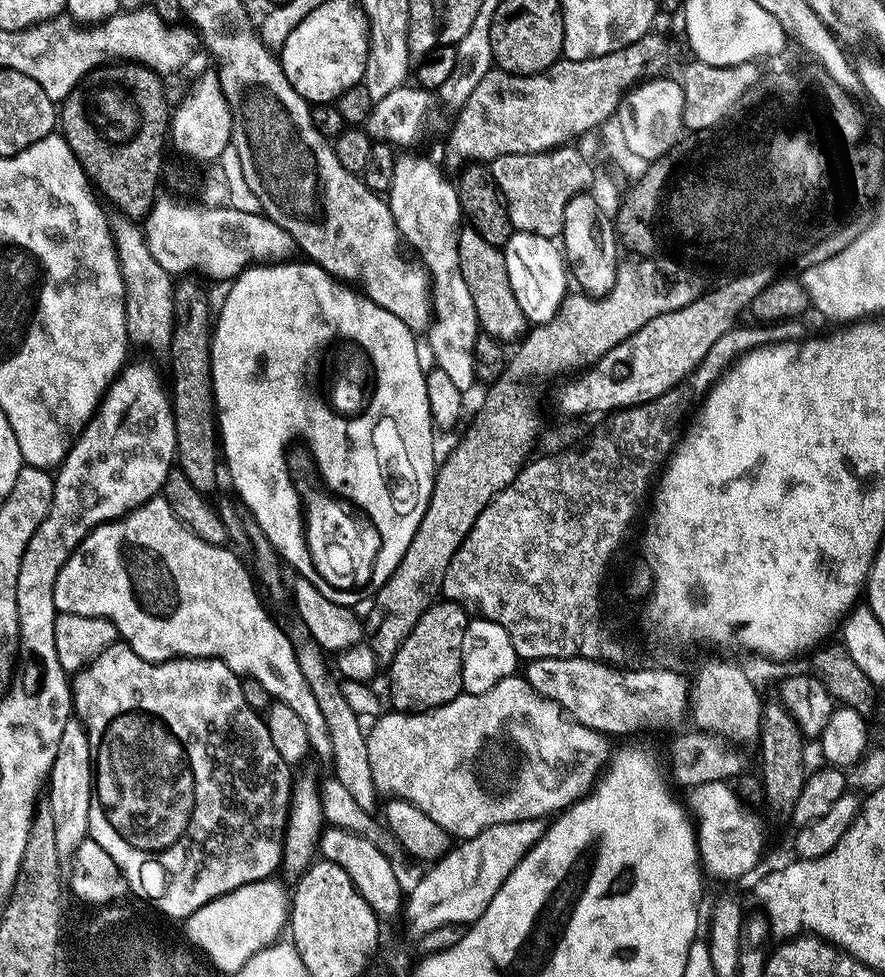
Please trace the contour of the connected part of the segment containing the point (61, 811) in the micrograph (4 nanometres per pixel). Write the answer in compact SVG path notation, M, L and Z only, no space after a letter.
M74 718L66 724L52 774L46 781L46 807L54 814L54 838L58 842L60 853L72 854L82 841L89 839L88 827L93 803L92 748L89 746L88 733L84 725L79 719Z

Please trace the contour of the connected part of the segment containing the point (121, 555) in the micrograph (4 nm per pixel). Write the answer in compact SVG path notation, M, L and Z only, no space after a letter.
M161 494L148 501L141 508L135 508L127 516L121 516L120 519L112 520L109 524L100 524L72 551L71 558L64 563L58 578L54 582L54 606L57 613L82 614L83 616L93 616L94 618L110 621L115 626L119 639L127 644L129 648L132 648L134 654L138 654L147 660L159 662L177 658L211 658L220 660L226 666L230 666L230 670L241 678L250 677L257 679L265 690L269 692L273 701L285 703L286 706L290 706L291 710L298 714L298 717L302 718L308 731L311 753L314 756L316 754L325 764L331 763L333 752L330 734L327 732L327 726L324 724L322 712L318 708L317 699L314 698L313 693L310 691L310 686L306 684L306 679L302 676L302 670L299 669L298 658L296 657L297 645L268 617L268 612L260 602L259 594L256 593L257 585L254 583L253 575L248 568L248 572L244 569L243 562L235 554L237 555L231 547L211 544L202 538L198 538L198 534L191 532L176 517L170 502Z

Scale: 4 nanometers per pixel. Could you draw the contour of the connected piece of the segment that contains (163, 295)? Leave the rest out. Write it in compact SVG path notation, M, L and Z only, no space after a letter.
M113 215L110 220L112 240L116 244L116 257L120 273L124 278L124 305L126 306L126 330L128 339L140 348L162 348L171 346L172 331L175 328L175 283L171 271L158 266L148 249L144 229L128 216Z

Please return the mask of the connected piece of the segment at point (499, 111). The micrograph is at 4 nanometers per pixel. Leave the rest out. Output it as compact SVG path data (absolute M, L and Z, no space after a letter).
M649 32L636 42L611 51L598 58L572 60L561 58L546 70L532 76L516 76L500 69L490 69L480 79L474 91L467 97L464 105L457 111L456 122L446 140L445 167L453 170L466 163L491 163L507 153L549 153L567 145L573 135L581 137L595 131L596 126L610 120L628 89L635 87L643 78L657 75L658 70L666 69L678 56L677 46L666 37Z

